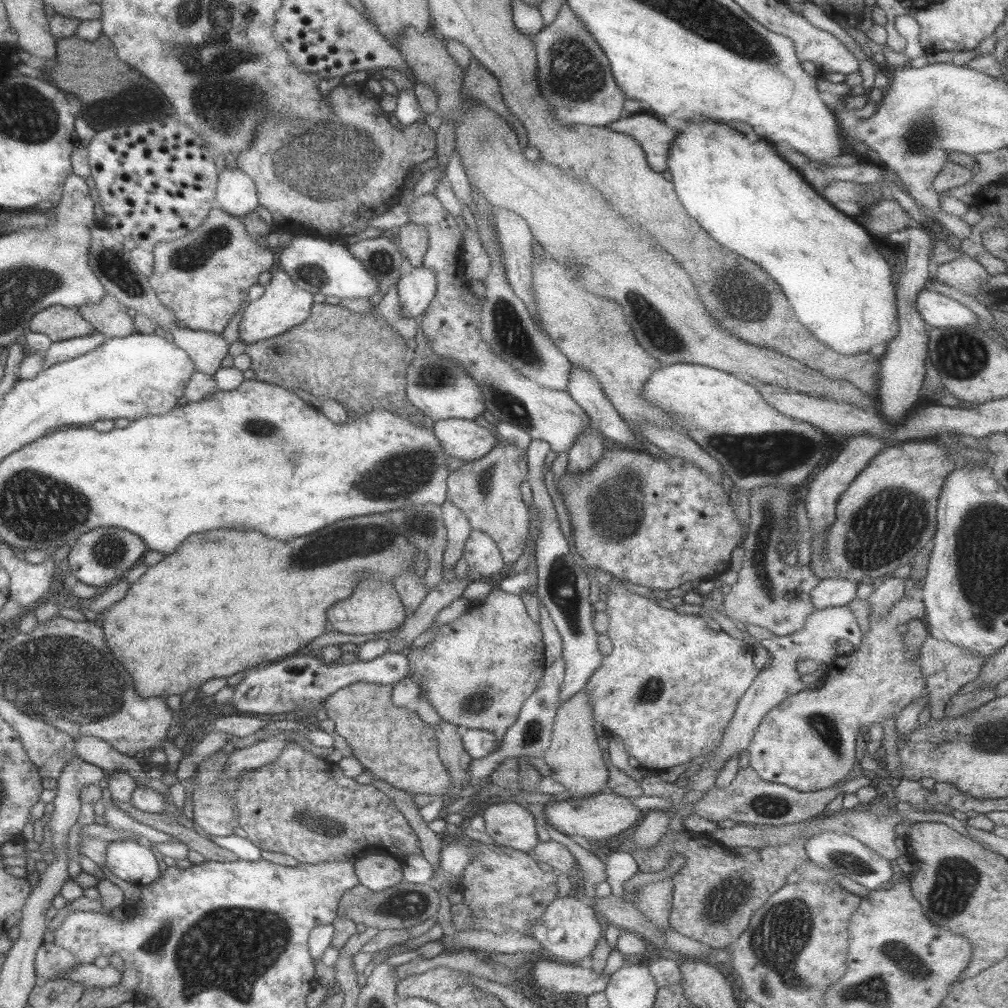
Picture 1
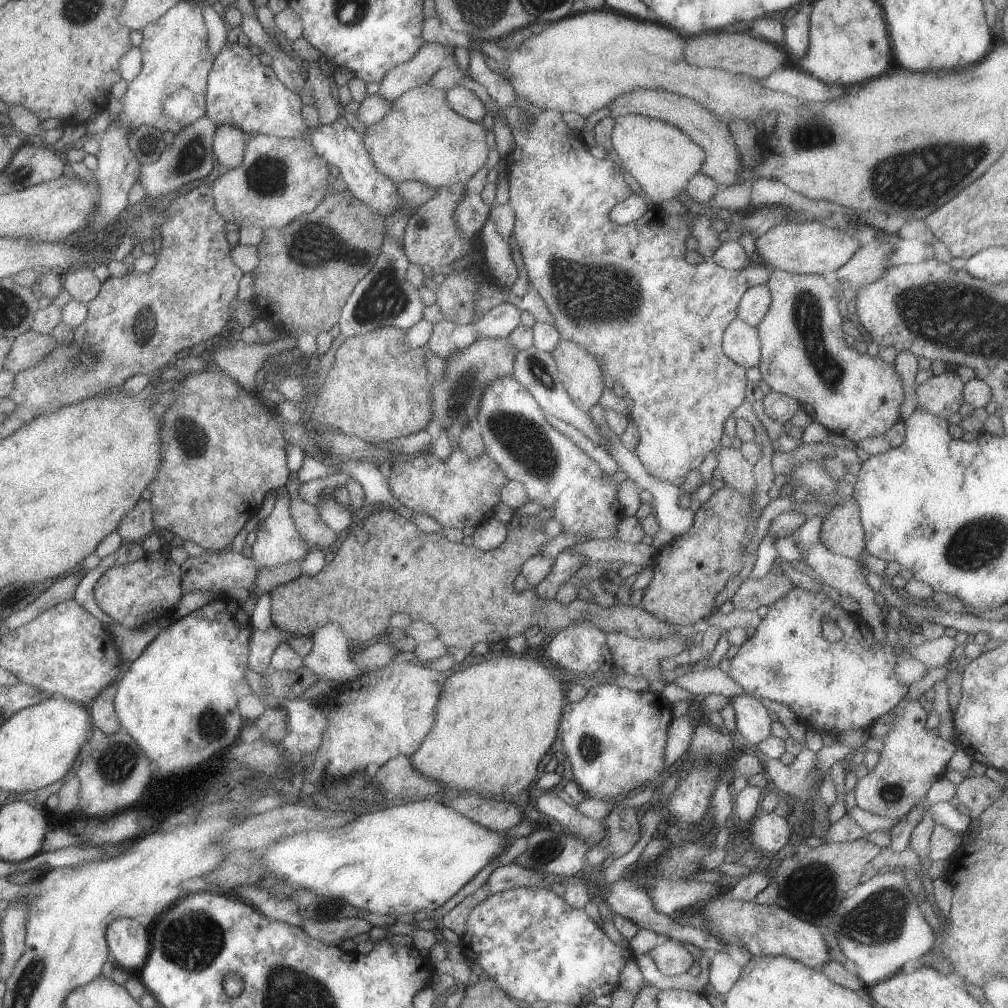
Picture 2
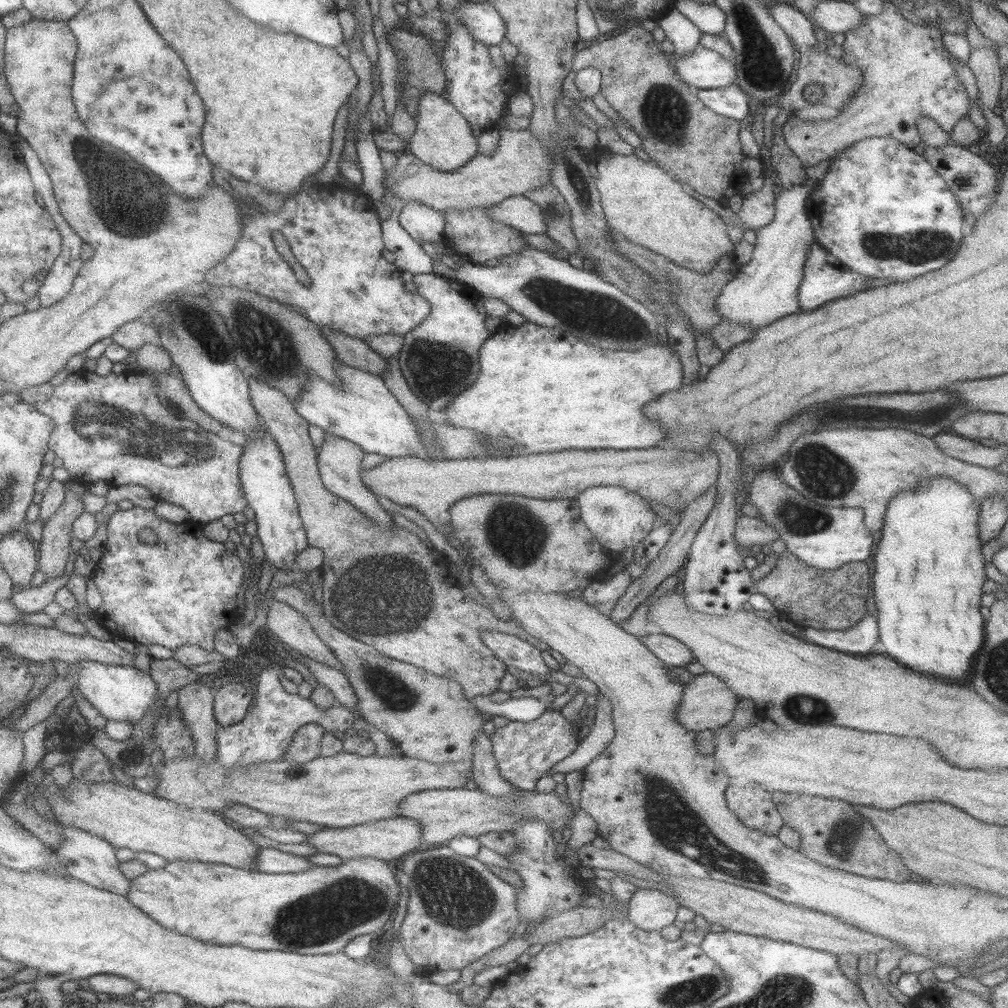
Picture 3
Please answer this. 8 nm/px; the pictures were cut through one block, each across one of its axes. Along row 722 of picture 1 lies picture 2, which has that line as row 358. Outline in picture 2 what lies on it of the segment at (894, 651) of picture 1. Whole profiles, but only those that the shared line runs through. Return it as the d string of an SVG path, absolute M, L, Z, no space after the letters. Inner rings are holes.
M771 269L766 286L770 289L771 301L767 308L766 314L756 327L761 346L761 359L759 360L758 370L760 370L764 382L770 386L771 390L792 398L795 398L804 408L804 410L820 424L823 424L830 433L842 435L848 440L858 444L861 440L879 437L900 419L900 405L904 400L904 390L900 382L900 377L894 369L894 364L889 365L884 359L870 356L867 352L865 354L859 353L856 348L852 349L846 343L847 334L842 329L843 316L840 315L840 304L838 298L842 295L842 289L835 283L831 283L826 279L825 275L795 275L784 272L780 269Z

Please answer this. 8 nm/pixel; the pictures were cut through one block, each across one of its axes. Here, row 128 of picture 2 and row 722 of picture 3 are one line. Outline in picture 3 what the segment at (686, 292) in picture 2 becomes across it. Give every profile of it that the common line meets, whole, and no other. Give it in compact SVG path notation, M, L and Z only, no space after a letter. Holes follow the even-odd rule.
M544 711L530 722L510 721L508 725L496 728L493 742L495 756L502 776L522 791L535 790L538 779L546 774L557 762L574 752L580 738L572 730L570 721L560 711Z

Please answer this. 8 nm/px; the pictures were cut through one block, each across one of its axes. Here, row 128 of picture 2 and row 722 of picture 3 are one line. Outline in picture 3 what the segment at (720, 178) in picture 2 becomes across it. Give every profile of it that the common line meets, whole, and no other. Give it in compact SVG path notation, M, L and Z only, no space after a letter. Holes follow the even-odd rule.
M708 672L696 675L684 686L684 697L677 708L677 721L691 731L715 730L732 720L738 700L738 696L726 686L726 682L719 676Z

